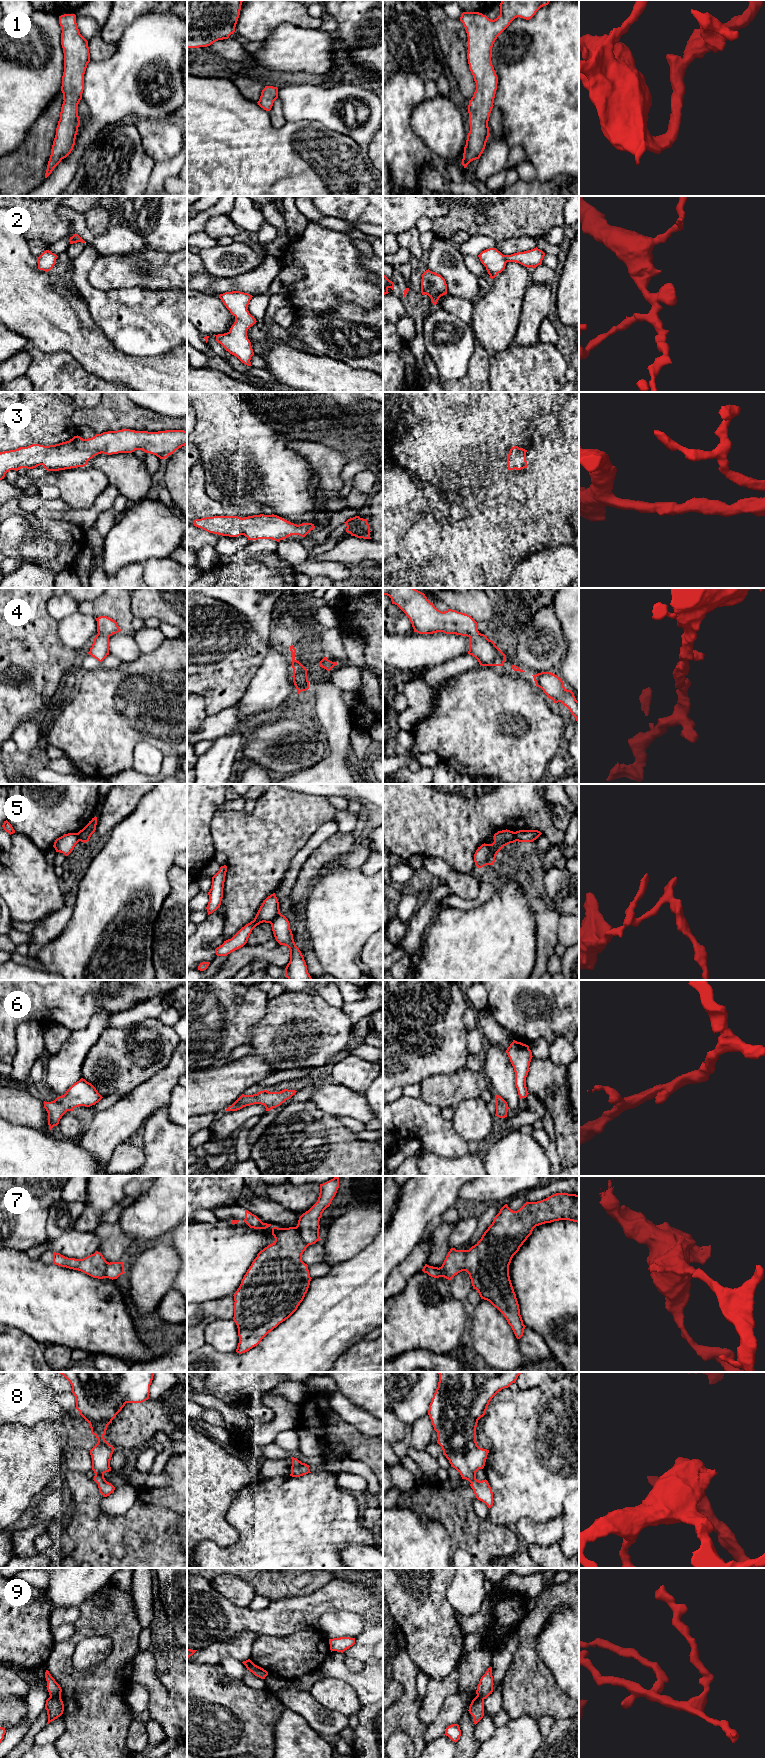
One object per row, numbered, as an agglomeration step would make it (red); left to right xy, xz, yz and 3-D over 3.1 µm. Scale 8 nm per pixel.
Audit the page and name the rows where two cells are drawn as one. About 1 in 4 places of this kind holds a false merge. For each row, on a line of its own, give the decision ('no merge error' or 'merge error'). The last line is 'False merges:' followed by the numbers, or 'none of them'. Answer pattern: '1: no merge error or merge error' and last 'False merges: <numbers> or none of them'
1: no merge error
2: no merge error
3: no merge error
4: no merge error
5: merge error
6: no merge error
7: merge error
8: no merge error
9: merge error
False merges: 5, 7, 9

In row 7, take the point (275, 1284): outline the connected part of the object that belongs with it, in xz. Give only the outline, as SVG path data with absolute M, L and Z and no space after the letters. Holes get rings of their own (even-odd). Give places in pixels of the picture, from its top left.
M273 1227L272 1235L275 1241L257 1254L257 1257L244 1275L239 1288L233 1295L235 1301L233 1320L237 1325L239 1336L236 1352L239 1354L245 1353L257 1346L269 1332L288 1319L297 1310L308 1291L312 1279L308 1265L302 1261L302 1254L309 1245L301 1238L300 1230L296 1227Z

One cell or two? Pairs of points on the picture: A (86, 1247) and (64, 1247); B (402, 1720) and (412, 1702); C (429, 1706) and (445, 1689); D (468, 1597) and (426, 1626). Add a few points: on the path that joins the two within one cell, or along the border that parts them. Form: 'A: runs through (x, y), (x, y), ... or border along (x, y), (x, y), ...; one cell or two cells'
A: runs through (81, 1247), (69, 1247); one cell
B: runs through (402, 1716), (408, 1706); one cell
C: runs through (432, 1702), (441, 1693); one cell
D: border along (448, 1584), (446, 1599), (455, 1610); two cells

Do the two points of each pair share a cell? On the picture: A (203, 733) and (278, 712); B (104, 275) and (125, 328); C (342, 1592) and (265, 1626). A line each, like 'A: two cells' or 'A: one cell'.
A: one cell
B: two cells
C: one cell

